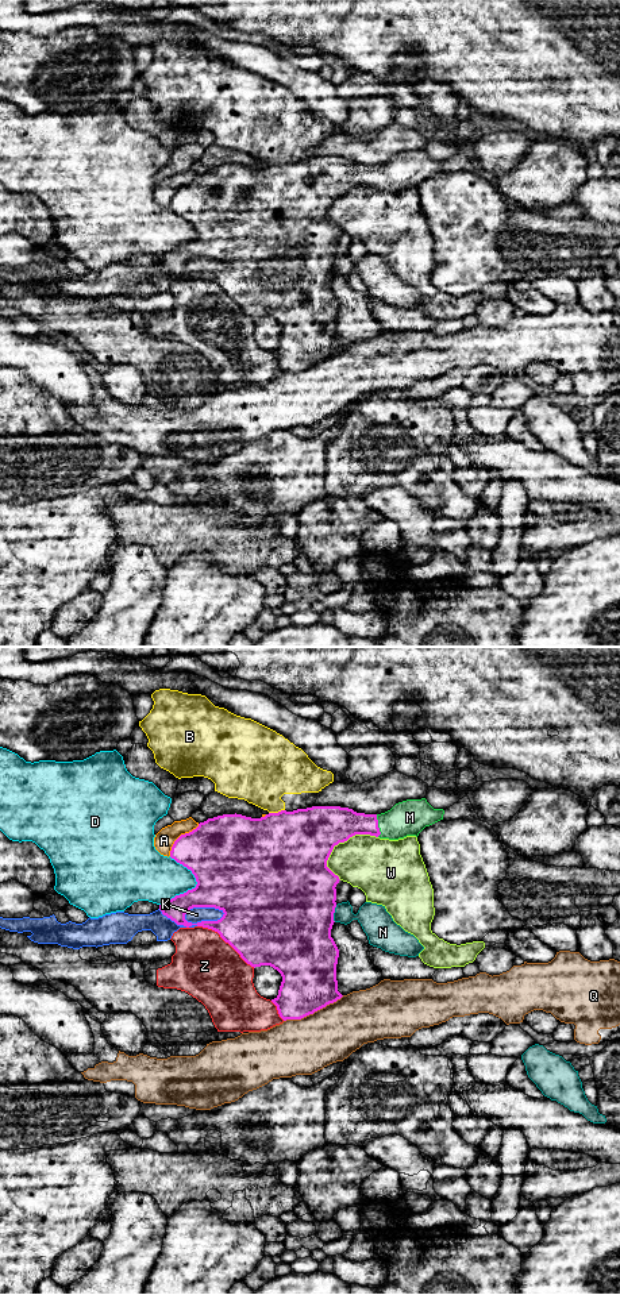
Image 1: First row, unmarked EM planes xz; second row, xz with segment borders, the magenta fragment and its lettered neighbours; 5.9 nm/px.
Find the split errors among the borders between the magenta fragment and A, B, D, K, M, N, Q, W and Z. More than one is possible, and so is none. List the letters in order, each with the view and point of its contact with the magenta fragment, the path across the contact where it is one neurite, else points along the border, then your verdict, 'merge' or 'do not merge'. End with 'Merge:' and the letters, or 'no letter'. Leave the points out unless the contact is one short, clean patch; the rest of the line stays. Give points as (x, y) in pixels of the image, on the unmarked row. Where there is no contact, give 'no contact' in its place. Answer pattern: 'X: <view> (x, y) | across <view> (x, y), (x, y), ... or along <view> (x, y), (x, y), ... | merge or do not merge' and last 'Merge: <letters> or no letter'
A: xz (180, 188) | do not merge
B: xz (276, 165) | along xz (284, 161), (269, 165) | do not merge
D: xz (196, 238) | do not merge
K: xz (192, 276) | do not merge
M: xz (377, 177) | across xz (335, 176), (377, 177), (391, 177), (409, 169) | merge
N: xz (334, 263) | do not merge
Q: xz (314, 363) | do not merge
W: xz (346, 192) | do not merge
Z: xz (226, 293) | do not merge
Merge: M

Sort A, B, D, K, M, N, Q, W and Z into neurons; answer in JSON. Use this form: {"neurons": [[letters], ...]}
{"neurons": [["A"], ["B"], ["D"], ["K"], ["M"], ["N"], ["Q"], ["W"], ["Z"]]}

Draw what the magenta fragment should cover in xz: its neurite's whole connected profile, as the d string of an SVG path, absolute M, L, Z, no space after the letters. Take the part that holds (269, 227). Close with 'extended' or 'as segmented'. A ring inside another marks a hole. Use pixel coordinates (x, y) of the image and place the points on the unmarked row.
M421 150L398 154L381 166L357 165L340 158L312 158L293 163L269 165L261 170L236 165L208 170L192 184L181 186L170 203L172 211L192 223L197 234L196 239L162 254L159 262L177 277L186 280L197 277L217 284L251 319L270 317L277 321L282 334L278 347L272 354L284 373L301 371L343 348L338 343L336 332L339 301L331 289L336 259L335 239L340 232L327 219L334 199L355 186L389 192L417 189L425 178L443 171L443 166L443 161L434 161L425 150ZM193 259L215 259L224 266L217 273L192 275L185 271L185 266Z | extended

